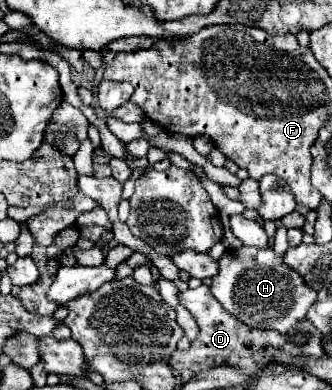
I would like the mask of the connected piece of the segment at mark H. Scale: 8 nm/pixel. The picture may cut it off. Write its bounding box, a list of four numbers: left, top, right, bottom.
[212,247,316,333]

